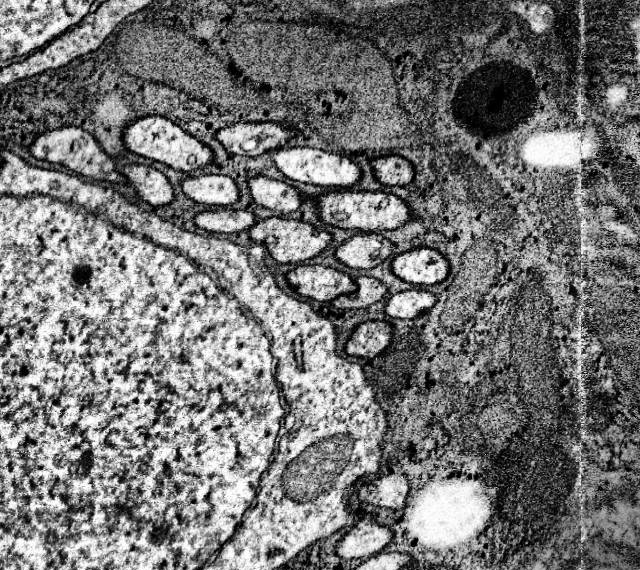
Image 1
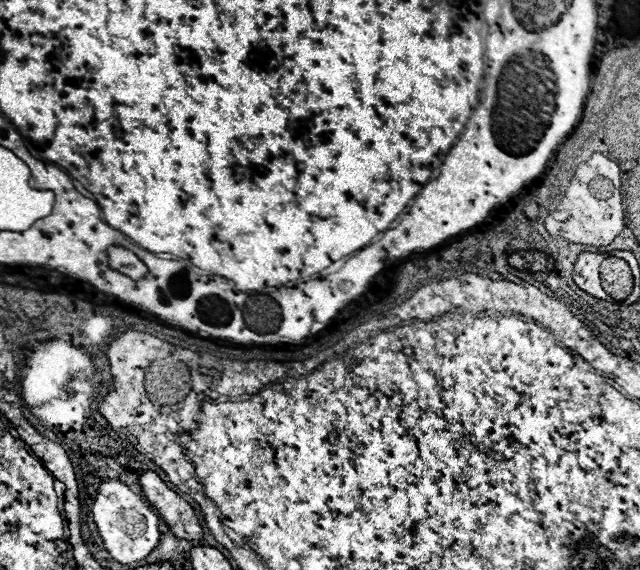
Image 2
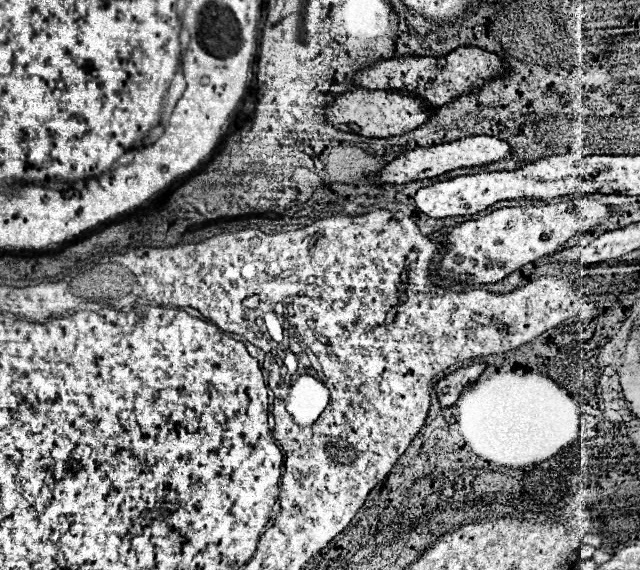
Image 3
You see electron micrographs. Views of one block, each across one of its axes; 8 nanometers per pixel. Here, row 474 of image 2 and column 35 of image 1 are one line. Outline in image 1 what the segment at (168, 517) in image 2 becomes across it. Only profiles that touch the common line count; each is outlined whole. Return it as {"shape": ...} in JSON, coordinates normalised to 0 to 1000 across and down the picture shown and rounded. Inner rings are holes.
{"shape":[[[94,225],[94,228],[81,228],[72,232],[66,239],[59,239],[50,253],[47,253],[47,270],[59,281],[75,281],[81,288],[97,288],[103,295],[109,295],[119,305],[128,305],[134,312],[144,316],[156,316],[156,319],[178,319],[178,323],[197,323],[197,312],[188,309],[181,288],[175,277],[169,277],[163,270],[163,263],[150,253],[150,246],[144,246],[144,239],[138,239],[138,232],[131,232],[128,225]]]}

